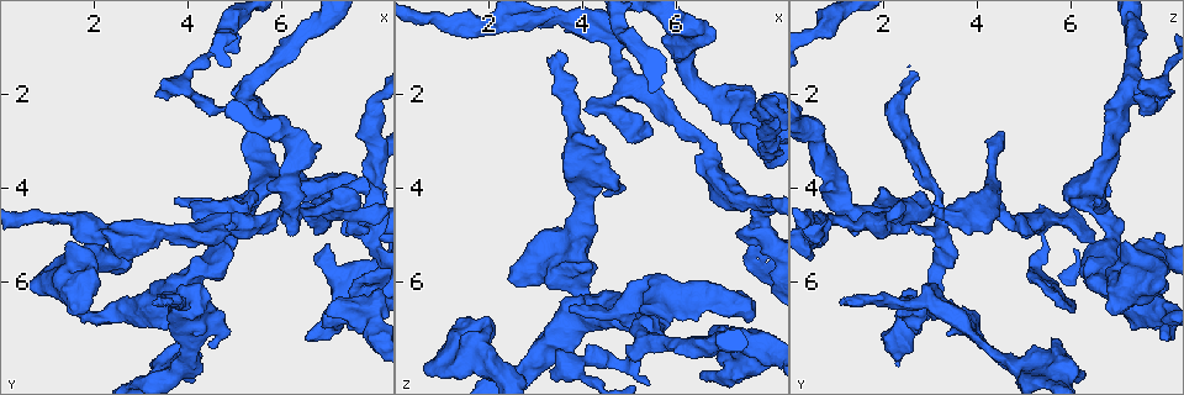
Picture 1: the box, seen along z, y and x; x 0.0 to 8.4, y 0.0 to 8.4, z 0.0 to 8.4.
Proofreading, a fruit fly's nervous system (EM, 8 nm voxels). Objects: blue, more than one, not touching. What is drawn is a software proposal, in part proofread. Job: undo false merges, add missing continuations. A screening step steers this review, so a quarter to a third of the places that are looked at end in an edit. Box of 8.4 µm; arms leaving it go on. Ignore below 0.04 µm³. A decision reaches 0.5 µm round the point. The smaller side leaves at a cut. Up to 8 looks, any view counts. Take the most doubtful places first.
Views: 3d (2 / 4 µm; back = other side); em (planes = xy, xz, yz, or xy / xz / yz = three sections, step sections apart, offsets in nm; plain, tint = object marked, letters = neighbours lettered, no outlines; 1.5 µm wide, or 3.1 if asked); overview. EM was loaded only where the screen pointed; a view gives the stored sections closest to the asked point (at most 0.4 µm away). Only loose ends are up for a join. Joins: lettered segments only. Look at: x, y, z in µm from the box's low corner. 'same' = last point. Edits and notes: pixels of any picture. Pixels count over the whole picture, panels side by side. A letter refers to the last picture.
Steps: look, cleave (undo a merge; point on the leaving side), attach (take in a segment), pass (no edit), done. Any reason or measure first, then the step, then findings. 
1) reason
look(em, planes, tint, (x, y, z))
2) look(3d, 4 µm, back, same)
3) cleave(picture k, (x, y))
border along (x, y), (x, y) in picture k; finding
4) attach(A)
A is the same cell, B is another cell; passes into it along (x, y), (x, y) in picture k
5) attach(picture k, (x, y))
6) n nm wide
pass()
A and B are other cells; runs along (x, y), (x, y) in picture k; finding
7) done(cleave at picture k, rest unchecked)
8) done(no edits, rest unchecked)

branch stops here
look(3d, 2 µm, (3.55, 6.45, 1.10))

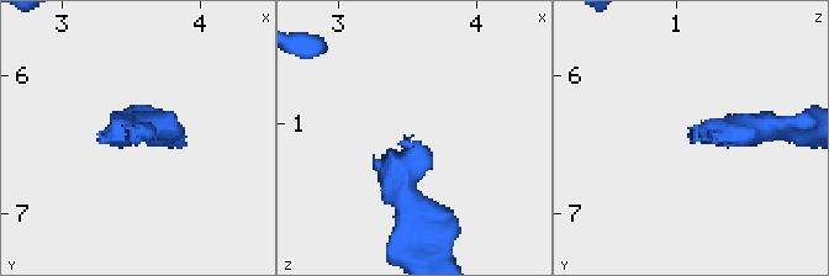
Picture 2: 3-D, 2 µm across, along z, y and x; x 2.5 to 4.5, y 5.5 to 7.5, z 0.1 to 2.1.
need the tissue
look(em, planes, letters, (3.54, 6.44, 1.08))

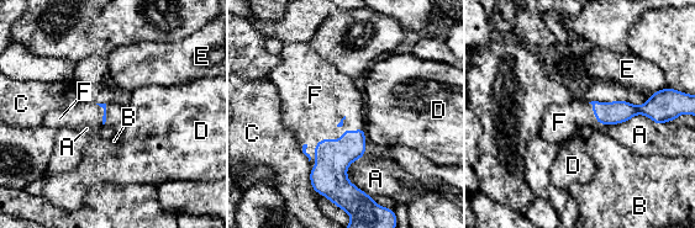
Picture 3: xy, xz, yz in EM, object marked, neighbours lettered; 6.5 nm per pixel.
attach(F)
F is the same cell, A, B, C, D and E are other cells; it goes on there

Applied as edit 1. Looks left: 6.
look(3d, 2 µm, (5.50, 4.35, 5.95))

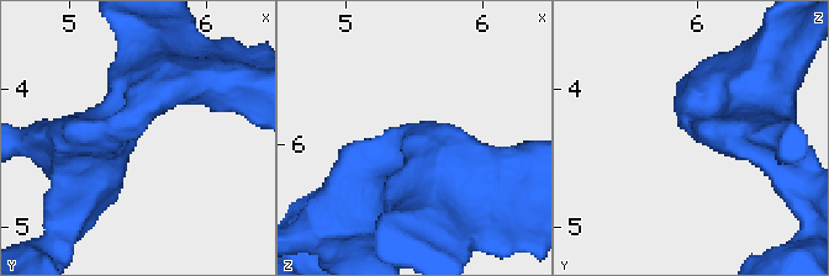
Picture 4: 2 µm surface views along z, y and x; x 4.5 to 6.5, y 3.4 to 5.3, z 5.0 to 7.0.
look(em, planes, letters, (5.48, 4.34, 5.98))

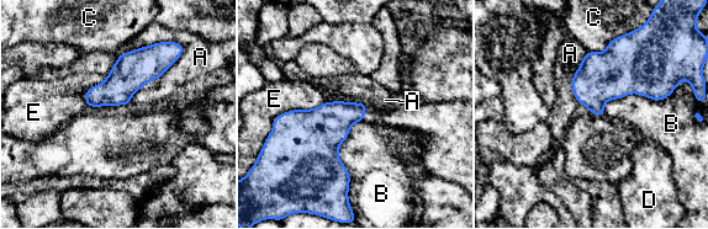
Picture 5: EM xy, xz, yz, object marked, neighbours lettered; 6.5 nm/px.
B touches over 500 nm
pass()
A, B, C, D and E are other cells; border along (363, 120), (338, 152), (348, 196) in picture 5; none of them fits

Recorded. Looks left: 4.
branch stops here
look(em, xz, step 8, letters, (4.15, 4.25, 2.30))

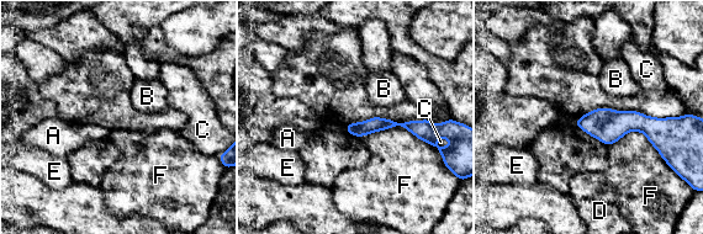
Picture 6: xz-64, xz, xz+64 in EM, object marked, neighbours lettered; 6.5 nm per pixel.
another direction
look(em, planes, letters, same)

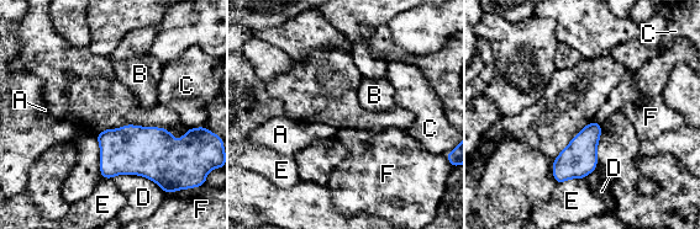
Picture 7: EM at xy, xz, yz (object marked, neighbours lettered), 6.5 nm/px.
150 nm wide
pass()
A, B, C, D, E and F are other cells; border along (594, 120), (600, 124) in picture 7; no lettered segment goes on from it

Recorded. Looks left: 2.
done(attach at picture 3, rest unchecked)

